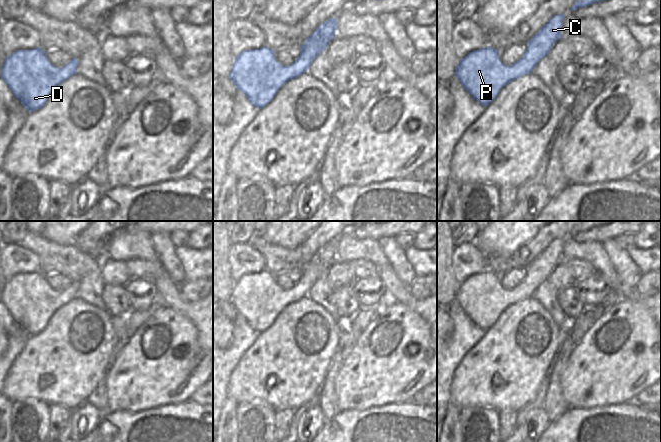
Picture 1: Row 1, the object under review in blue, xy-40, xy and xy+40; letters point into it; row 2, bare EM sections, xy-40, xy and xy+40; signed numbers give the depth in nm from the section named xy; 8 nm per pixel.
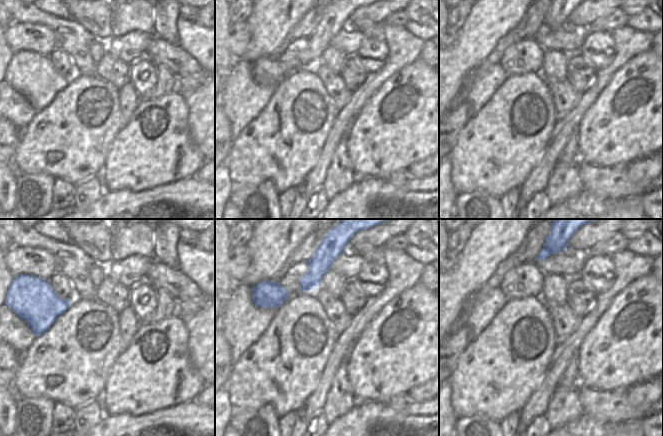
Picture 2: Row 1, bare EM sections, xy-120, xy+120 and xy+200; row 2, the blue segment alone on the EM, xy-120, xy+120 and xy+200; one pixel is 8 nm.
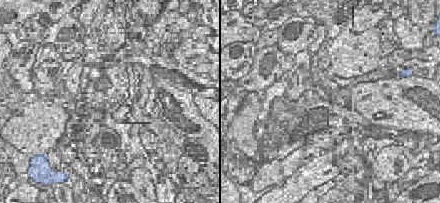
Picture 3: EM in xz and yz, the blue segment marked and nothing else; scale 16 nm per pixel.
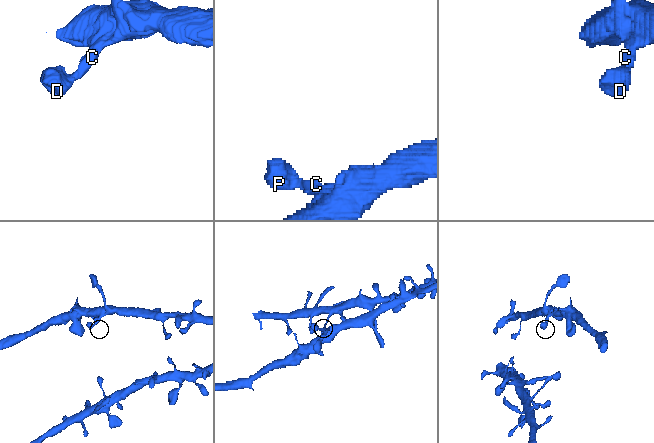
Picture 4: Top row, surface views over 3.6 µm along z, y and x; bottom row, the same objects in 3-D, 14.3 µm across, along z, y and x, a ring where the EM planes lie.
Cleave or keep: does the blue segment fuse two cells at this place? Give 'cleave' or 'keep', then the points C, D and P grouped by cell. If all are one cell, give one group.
keep; C D P

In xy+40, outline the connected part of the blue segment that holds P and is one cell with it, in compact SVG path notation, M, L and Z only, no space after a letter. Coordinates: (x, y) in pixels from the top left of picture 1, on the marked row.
M565 14L551 18L527 43L523 57L510 66L506 66L499 57L499 50L490 46L474 50L467 54L457 65L455 76L474 100L484 106L491 104L501 89L510 82L533 72L539 61L549 54L553 45L563 36Z

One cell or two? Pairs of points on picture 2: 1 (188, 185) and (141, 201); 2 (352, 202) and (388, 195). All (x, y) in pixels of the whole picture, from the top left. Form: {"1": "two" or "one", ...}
{"1": "one", "2": "one"}

